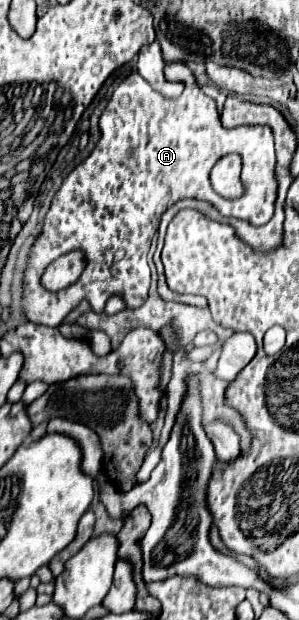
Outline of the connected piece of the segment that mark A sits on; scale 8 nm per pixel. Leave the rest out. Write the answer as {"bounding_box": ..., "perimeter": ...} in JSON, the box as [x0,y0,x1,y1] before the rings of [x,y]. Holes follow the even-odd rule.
{"bounding_box":[25,61,277,327],"perimeter":[[[185,61],[165,63],[165,75],[185,81],[181,97],[159,95],[139,73],[125,77],[113,91],[99,119],[99,143],[93,153],[67,175],[54,196],[45,215],[43,231],[33,245],[25,277],[25,311],[29,321],[57,327],[63,317],[85,299],[83,293],[87,293],[87,301],[95,313],[105,311],[105,303],[113,293],[123,293],[127,307],[139,307],[145,301],[151,281],[147,265],[151,239],[161,215],[181,199],[207,201],[225,217],[241,217],[247,221],[271,219],[277,195],[271,129],[267,129],[267,125],[223,127],[215,99],[201,91],[201,85]],[[227,153],[239,153],[242,159],[240,177],[246,191],[239,199],[217,197],[209,183],[211,167]],[[69,251],[85,253],[87,265],[83,273],[73,285],[55,293],[47,291],[41,285],[43,271],[51,261]]]}

